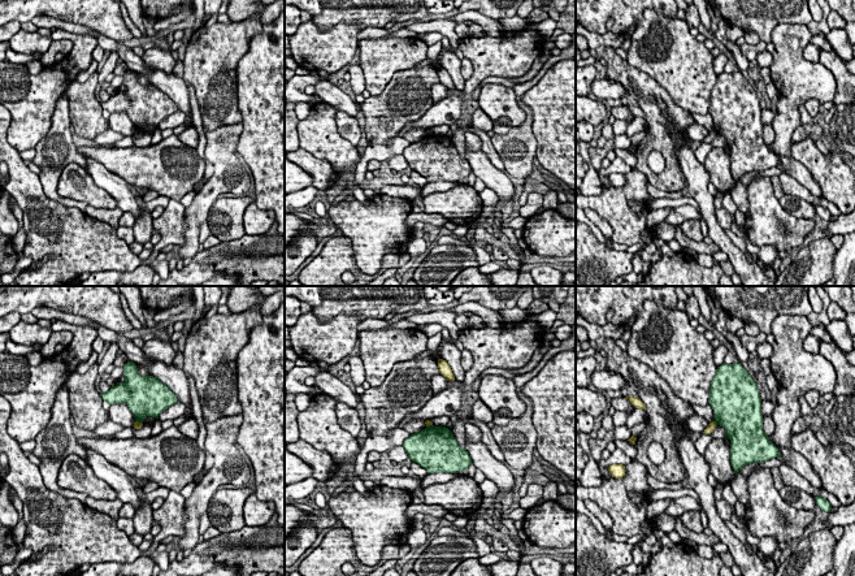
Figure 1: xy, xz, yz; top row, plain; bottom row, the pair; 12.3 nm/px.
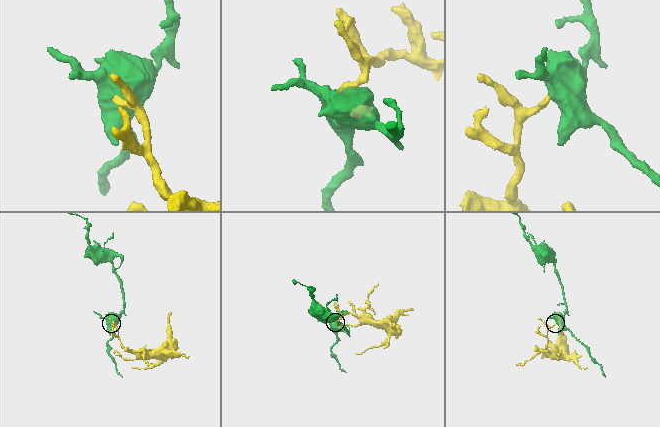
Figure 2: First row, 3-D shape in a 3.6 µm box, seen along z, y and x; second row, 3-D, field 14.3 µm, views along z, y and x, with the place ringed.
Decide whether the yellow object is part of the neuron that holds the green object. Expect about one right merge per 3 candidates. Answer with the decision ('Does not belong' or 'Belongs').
Does not belong

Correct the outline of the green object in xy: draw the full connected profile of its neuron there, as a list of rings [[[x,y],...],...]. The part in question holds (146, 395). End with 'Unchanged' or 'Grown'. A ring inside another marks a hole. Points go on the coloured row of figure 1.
[[[134,361],[123,367],[125,382],[117,382],[107,393],[100,393],[109,404],[126,403],[135,421],[143,424],[147,416],[159,419],[159,415],[179,402],[177,395],[153,376],[140,376]]]. Unchanged

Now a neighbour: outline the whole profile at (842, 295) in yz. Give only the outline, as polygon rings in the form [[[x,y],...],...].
[[[823,286],[832,302],[837,303],[845,312],[846,325],[849,333],[855,335],[855,303],[852,300],[852,291],[849,286]]]

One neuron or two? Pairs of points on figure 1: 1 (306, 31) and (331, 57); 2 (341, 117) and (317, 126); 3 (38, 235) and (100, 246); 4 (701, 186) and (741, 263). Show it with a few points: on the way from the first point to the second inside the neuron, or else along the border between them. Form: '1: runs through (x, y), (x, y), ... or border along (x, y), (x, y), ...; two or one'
1: runs through (311, 38), (325, 51); one
2: border along (337, 111), (337, 131), (354, 144); two
3: runs through (53, 242), (85, 245); one
4: runs through (707, 206), (707, 213), (715, 233), (724, 243); one

